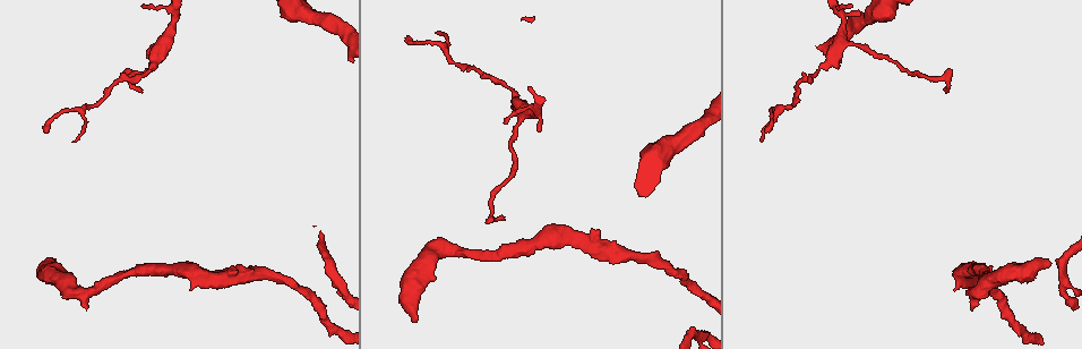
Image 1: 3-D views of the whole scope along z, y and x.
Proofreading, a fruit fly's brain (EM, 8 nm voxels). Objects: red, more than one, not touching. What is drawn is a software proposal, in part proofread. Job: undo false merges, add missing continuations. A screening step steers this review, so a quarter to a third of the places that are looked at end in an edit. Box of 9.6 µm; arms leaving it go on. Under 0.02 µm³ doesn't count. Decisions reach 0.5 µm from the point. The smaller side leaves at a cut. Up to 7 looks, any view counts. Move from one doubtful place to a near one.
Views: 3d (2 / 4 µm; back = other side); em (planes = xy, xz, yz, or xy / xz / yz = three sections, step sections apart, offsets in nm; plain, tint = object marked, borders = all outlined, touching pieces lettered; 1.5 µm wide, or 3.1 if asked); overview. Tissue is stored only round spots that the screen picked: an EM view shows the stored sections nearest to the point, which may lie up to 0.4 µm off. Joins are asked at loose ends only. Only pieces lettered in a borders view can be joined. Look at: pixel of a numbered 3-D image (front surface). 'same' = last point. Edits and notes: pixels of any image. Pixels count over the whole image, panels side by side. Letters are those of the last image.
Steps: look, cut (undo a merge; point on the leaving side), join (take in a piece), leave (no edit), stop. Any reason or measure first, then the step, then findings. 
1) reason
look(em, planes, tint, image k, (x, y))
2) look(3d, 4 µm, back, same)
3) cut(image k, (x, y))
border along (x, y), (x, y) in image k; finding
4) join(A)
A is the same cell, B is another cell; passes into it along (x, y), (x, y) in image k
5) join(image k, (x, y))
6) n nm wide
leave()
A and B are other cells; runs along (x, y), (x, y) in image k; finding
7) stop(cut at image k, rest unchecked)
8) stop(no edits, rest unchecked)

calibre changes
look(em, yz, step 4, borders, image 1, (509, 87))

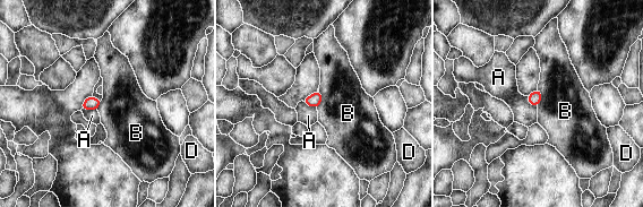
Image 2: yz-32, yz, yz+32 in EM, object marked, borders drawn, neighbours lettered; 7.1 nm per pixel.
90 nm wide
leave()
A, B and D are other cells; continuous, no second neuron

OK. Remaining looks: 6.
free end
look(em, xy, step 4, borders, image 1, (860, 11))

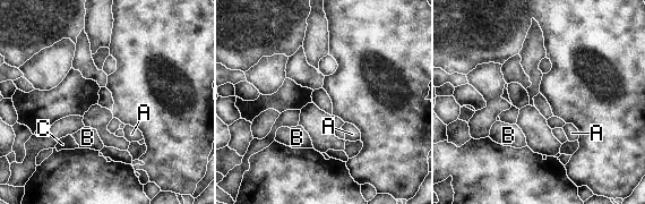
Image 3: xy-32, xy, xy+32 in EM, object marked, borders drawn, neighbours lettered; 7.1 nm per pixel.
cut it another way
look(em, planes, borders, same)

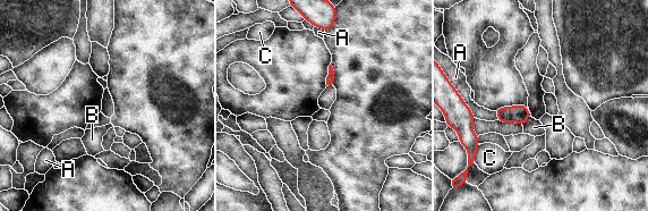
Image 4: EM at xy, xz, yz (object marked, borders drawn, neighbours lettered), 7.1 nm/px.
leave()
A, B and C are other cells; border along (529, 117), (522, 125) in image 4; none of them fits

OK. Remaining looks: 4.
free end
look(em, xz, step 4, tint, image 1, (943, 88))

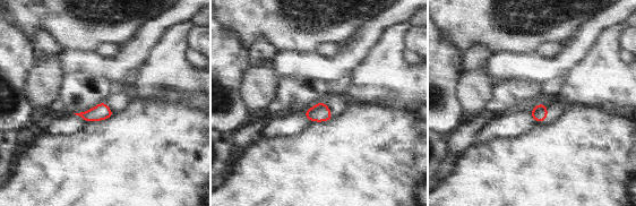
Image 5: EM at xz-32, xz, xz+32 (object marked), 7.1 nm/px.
another direction
look(em, planes, borders, same)

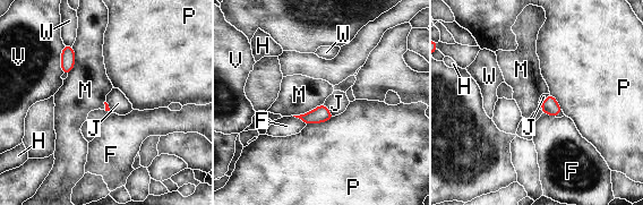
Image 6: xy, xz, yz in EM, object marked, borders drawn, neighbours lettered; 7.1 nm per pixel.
join(J)
J is the same cell, F, H, M, P, V and W are other cells; passes into it along (320, 113), (327, 110), (336, 103) in image 6; the neuron continues

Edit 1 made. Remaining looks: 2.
stop(join at image 6, rest unchecked)

